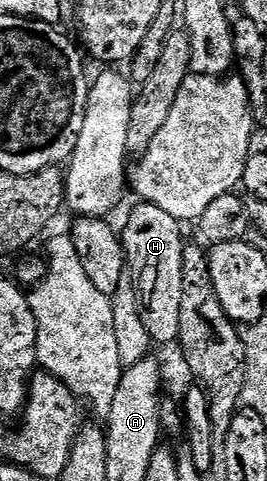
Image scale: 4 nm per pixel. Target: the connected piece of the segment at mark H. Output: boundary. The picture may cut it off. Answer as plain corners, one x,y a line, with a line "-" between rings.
144,201
129,215
125,232
120,232
120,241
125,248
125,262
136,267
138,297
144,325
152,342
157,345
176,344
181,333
181,306
185,279
185,239
181,236
182,224
171,213
159,209
159,205

